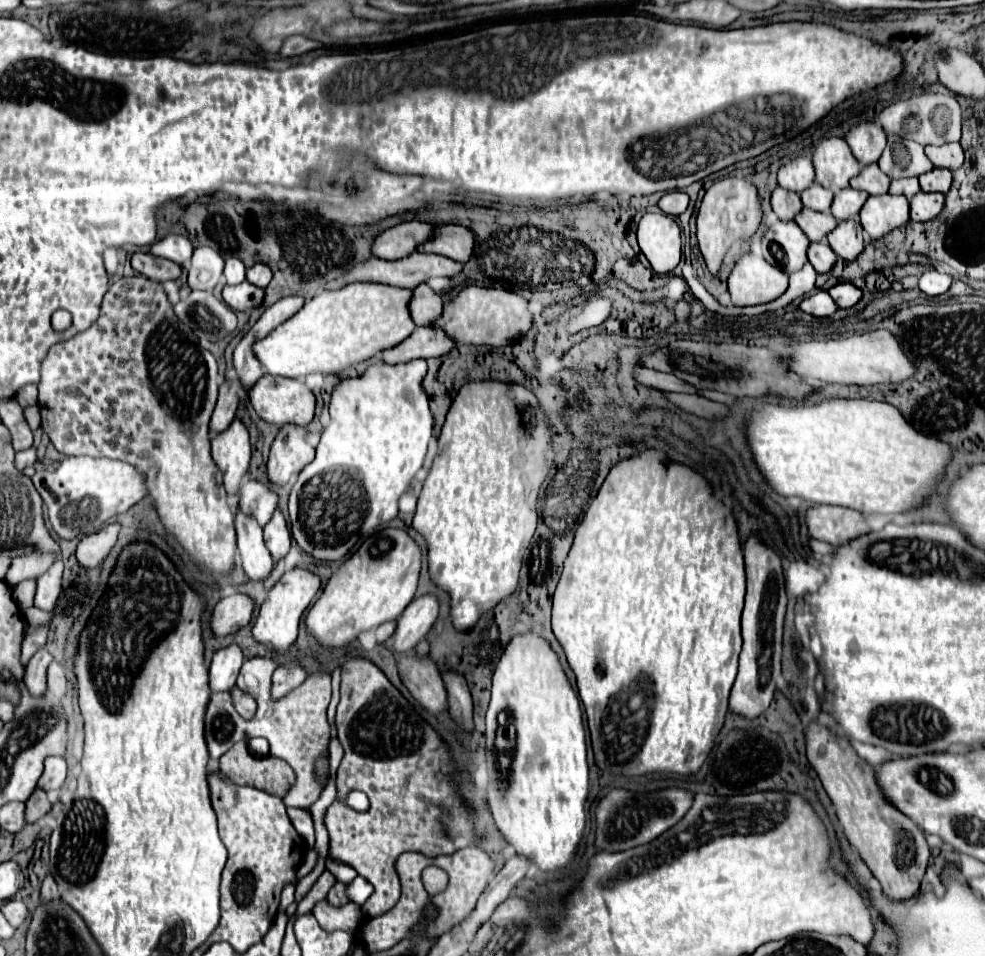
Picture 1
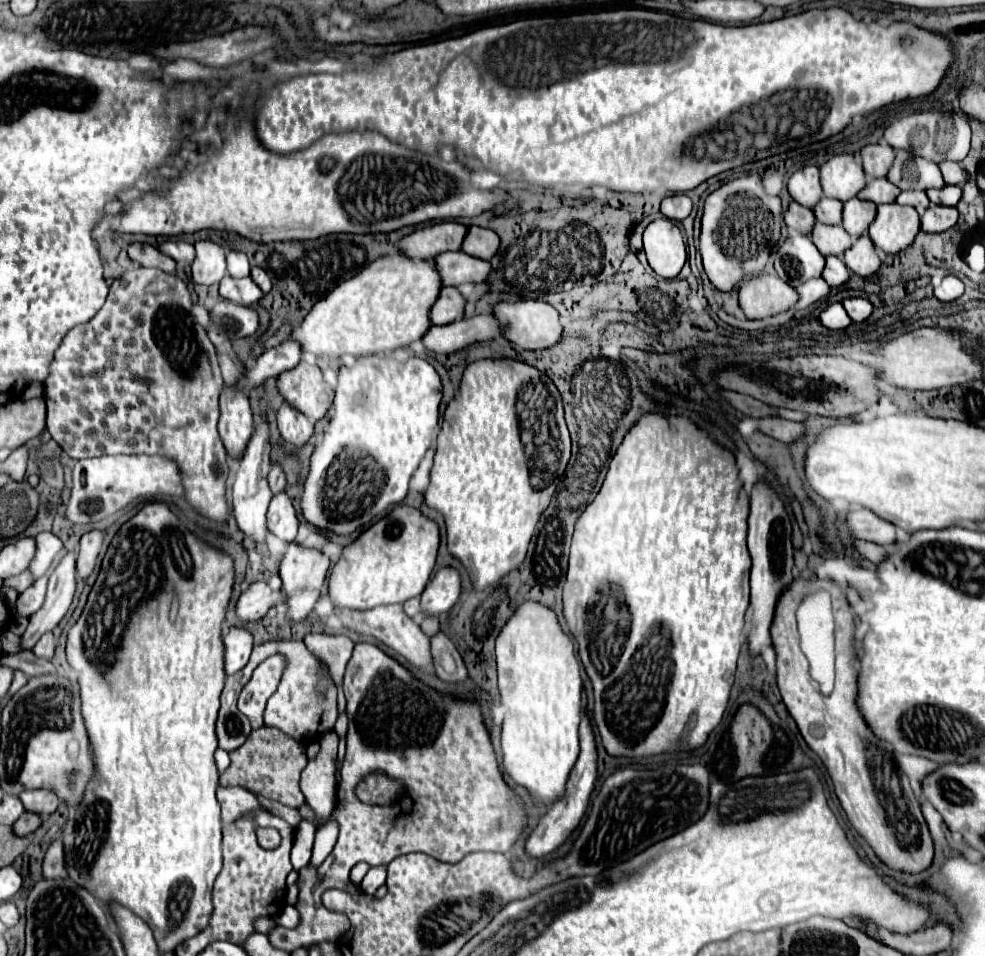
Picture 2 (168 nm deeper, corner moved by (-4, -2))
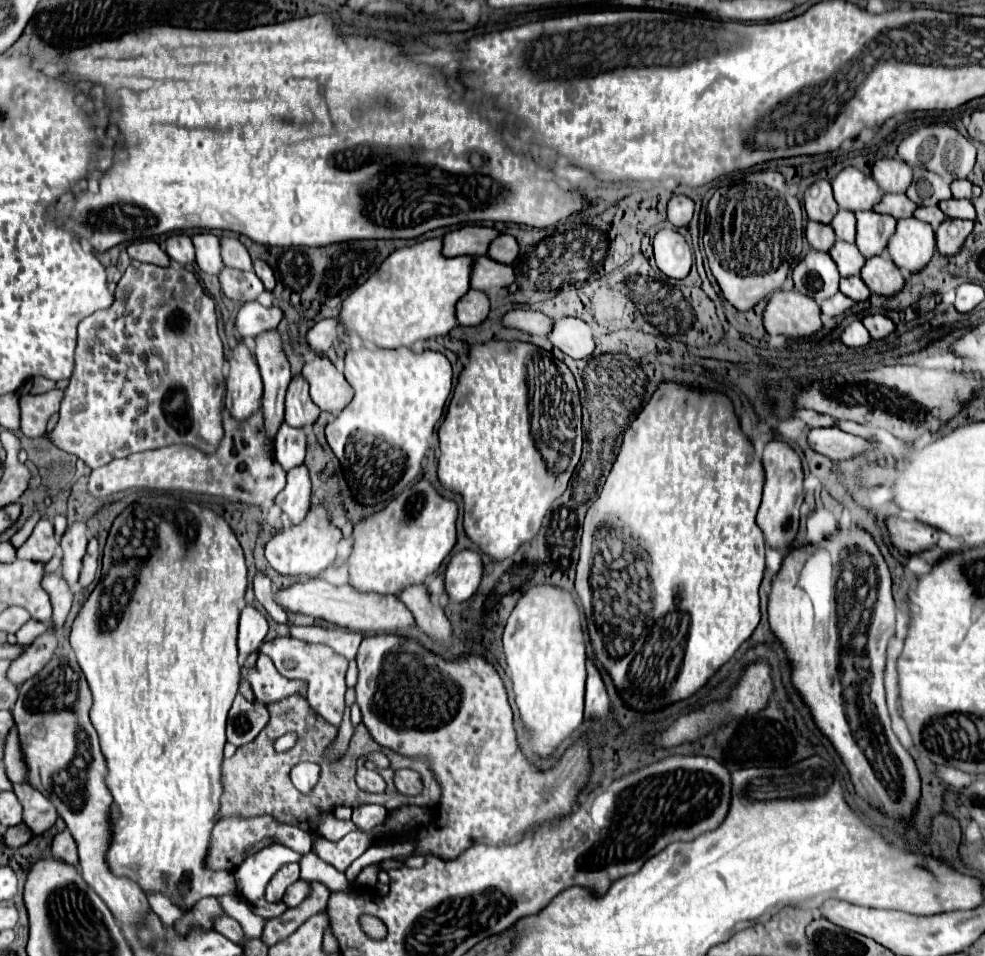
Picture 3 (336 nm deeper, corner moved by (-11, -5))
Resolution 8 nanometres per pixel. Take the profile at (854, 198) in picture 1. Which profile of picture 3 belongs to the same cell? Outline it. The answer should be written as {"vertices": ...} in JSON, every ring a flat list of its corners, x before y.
{"vertices":[[856,212,858,220,858,234,856,234,856,246,862,252,864,258,880,256,886,246,888,238,896,232,896,220,888,214,876,214,876,212]]}

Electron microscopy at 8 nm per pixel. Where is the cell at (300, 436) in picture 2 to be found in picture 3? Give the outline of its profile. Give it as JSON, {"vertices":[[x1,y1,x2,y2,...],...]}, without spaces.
{"vertices":[[302,374,294,376,288,384,286,394,286,422,290,426,312,426,320,414,320,408,312,402,308,394,308,382]]}

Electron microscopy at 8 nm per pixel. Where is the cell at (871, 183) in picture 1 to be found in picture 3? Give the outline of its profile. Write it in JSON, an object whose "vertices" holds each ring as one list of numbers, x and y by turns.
{"vertices":[[884,194,880,204,874,208,880,214,890,214,896,220,910,218,918,206,906,198,906,194]]}

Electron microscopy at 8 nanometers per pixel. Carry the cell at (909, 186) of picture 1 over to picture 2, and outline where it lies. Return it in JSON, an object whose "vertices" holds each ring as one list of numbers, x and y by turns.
{"vertices":[[901,191,901,195,897,197,899,205,911,205,919,211,919,215,925,213,925,209,929,207,929,199,925,195,925,191]]}

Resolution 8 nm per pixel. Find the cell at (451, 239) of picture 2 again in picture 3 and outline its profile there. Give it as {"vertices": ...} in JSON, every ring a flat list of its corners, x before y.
{"vertices":[[464,226,460,230,452,230,444,236,444,256,480,256,488,252,488,246,500,232,488,226]]}

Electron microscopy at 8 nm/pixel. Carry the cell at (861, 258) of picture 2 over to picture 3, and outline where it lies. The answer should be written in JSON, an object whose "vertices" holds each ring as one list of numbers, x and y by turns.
{"vertices":[[886,254,868,258,860,276,874,294,886,296,886,298,900,294,906,284,902,272,896,268,896,264]]}

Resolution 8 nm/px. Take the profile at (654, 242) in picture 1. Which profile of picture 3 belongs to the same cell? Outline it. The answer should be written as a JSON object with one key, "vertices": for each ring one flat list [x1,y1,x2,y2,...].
{"vertices":[[660,230,654,236,656,266,670,278,686,278,692,266,692,252,688,242,676,230]]}

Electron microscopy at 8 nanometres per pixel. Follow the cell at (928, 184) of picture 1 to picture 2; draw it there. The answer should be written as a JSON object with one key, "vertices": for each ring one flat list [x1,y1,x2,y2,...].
{"vertices":[[945,185,943,189,929,189,927,197,935,205,957,205,961,199,961,187,959,185]]}

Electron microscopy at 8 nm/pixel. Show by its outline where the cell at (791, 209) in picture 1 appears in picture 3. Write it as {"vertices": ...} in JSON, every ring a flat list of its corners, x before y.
{"vertices":[[812,220,806,226,806,238,808,238,810,246,814,250,820,250,820,252,828,252,836,242,836,234,834,234,832,226,820,224,820,222,812,222]]}

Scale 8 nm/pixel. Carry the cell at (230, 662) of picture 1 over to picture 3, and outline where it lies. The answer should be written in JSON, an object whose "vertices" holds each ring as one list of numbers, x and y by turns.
{"vertices":[[246,604,240,614,240,630,238,630,240,662,244,662,244,658,250,652,260,648,266,634,268,634,268,618,254,606]]}

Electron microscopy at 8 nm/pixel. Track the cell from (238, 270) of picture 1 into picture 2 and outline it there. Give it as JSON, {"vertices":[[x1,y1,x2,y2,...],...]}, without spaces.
{"vertices":[[231,251,227,255,227,273,233,277,247,277,249,275,249,261,247,261,245,253]]}

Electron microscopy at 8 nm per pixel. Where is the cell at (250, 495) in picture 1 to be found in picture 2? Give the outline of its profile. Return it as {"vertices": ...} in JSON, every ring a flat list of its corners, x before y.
{"vertices":[[273,465,273,469,271,469,271,473,267,475,267,481,269,481,269,487,271,487,271,491,273,491,273,495,277,495,277,493,281,493,283,489,285,489,285,473,277,467,277,465]]}

